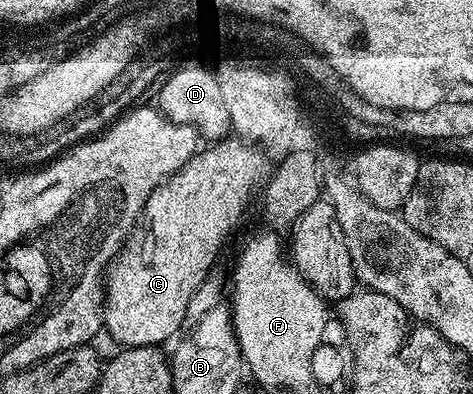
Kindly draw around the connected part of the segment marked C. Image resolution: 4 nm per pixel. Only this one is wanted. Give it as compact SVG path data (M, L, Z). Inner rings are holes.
M239 136L217 140L201 148L181 169L168 177L150 195L144 204L143 214L132 230L124 248L116 255L116 260L106 270L104 282L104 324L103 328L117 341L117 346L146 347L163 346L184 327L186 307L194 299L194 291L213 272L216 252L224 245L224 240L236 229L236 224L248 209L248 200L267 182L273 168L269 154L259 145L249 143Z

